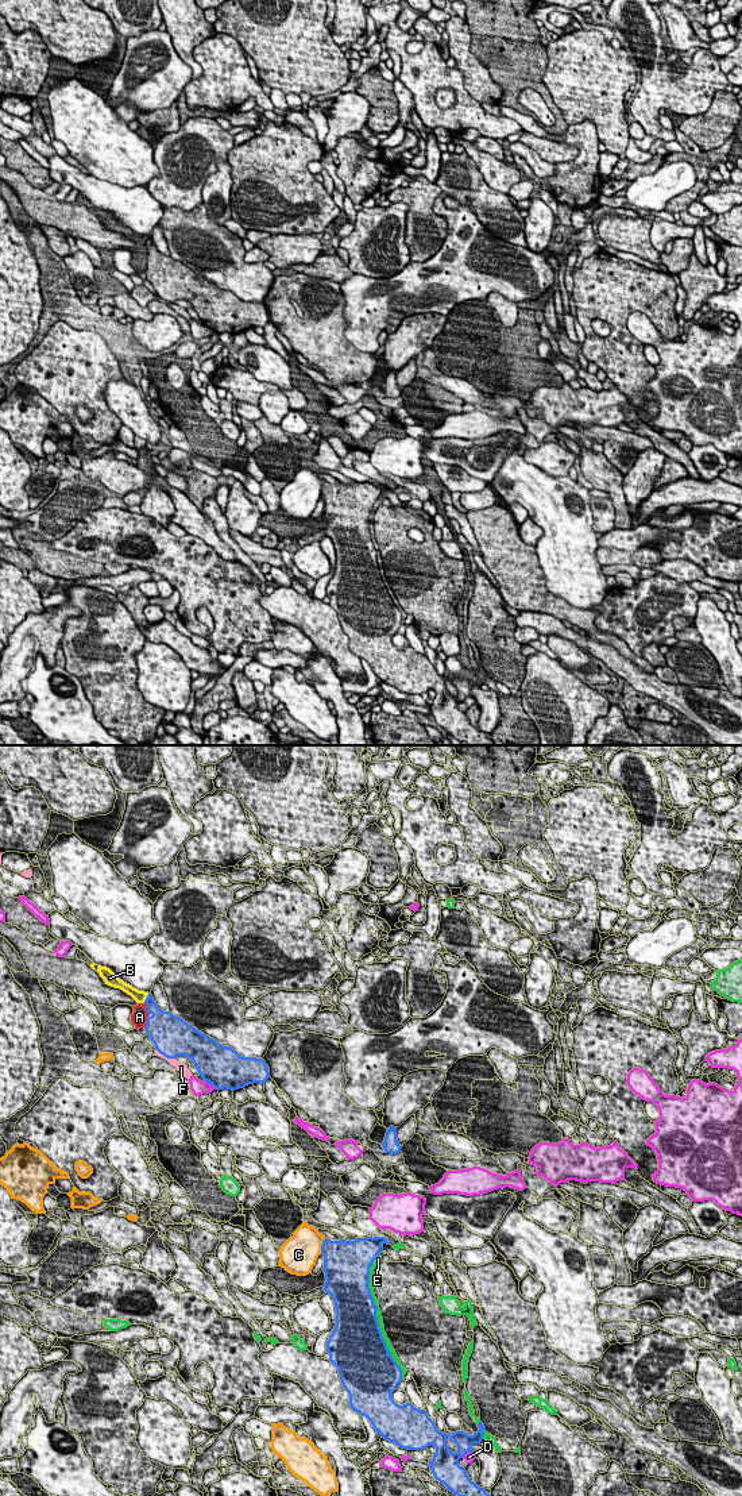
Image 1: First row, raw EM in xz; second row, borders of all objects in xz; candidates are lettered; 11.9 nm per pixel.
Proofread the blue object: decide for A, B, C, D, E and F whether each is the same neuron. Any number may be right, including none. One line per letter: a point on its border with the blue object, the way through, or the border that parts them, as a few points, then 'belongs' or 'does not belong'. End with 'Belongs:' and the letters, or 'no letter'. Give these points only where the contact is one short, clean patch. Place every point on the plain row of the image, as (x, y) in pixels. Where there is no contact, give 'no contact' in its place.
A: xz (147, 251) | along xz (145, 246), (147, 257) | does not belong
B: xz (146, 242) | does not belong
C: xz (321, 490) | does not belong
D: xz (211, 328) | does not belong
E: xz (377, 560) | does not belong
F: xz (165, 300) | does not belong
Belongs: no letter

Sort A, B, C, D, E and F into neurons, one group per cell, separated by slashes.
A B / C / D / E / F

